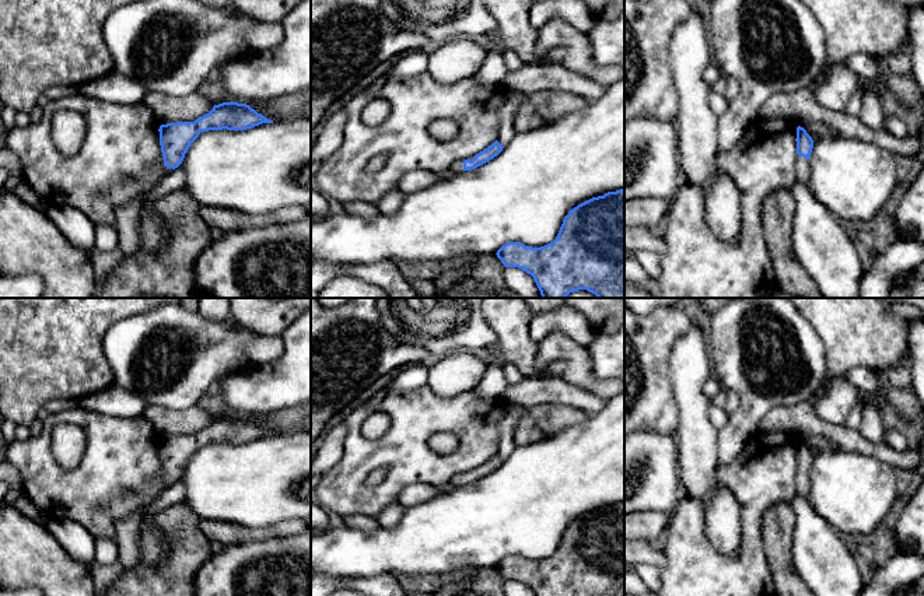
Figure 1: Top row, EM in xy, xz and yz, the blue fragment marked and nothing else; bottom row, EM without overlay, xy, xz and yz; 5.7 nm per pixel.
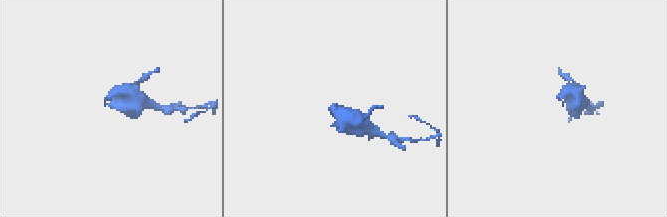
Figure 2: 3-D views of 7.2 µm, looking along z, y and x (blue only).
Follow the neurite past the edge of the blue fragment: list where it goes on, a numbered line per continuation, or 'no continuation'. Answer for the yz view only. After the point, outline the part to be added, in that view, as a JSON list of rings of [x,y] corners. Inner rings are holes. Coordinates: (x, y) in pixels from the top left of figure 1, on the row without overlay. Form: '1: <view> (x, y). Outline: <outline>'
1: yz (801, 477). Outline: [[[797,469],[795,471],[795,488],[797,494],[805,497],[808,499],[809,495],[809,473]]]

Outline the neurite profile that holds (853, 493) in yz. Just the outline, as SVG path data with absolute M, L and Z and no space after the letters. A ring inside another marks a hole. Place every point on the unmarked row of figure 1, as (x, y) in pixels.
M843 449L813 455L808 501L834 530L869 536L896 495L896 469L879 459Z

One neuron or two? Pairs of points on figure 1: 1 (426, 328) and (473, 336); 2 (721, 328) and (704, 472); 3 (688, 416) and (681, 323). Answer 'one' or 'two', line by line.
1: one
2: two
3: two

